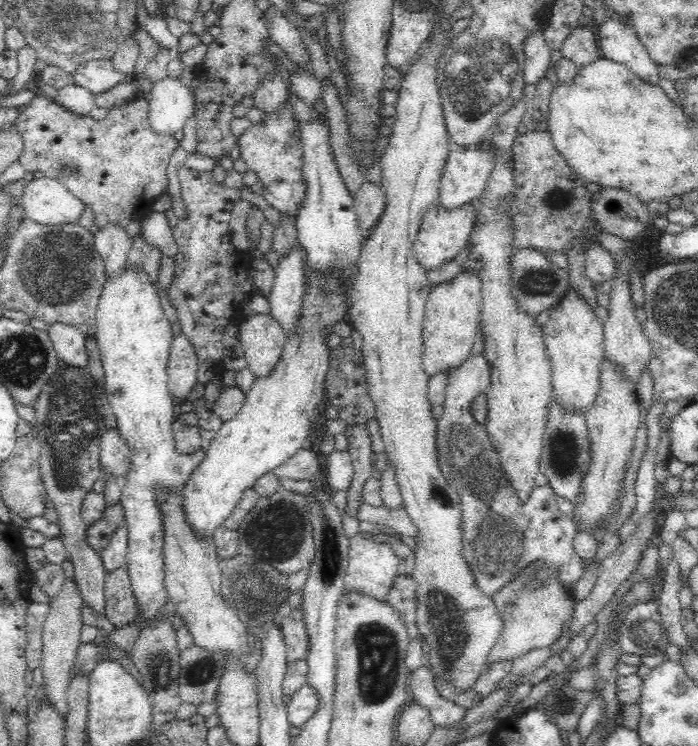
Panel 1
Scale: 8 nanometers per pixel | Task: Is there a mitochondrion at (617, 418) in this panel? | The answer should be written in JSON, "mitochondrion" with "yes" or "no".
{"mitochondrion":"no"}

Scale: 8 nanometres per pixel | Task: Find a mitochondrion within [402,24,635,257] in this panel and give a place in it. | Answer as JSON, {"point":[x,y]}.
{"point":[480,76]}

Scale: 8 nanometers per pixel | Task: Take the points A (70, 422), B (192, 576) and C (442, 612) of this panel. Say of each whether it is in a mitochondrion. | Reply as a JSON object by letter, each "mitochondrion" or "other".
{"A":"mitochondrion","B":"other","C":"mitochondrion"}

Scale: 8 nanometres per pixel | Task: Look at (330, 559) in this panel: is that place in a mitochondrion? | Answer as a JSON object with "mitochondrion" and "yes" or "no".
{"mitochondrion":"yes"}

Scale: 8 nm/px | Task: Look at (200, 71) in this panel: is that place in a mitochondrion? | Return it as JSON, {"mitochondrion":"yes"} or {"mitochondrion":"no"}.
{"mitochondrion":"no"}

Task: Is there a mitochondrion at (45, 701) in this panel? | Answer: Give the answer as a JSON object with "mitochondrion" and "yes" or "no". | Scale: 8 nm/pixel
{"mitochondrion":"no"}

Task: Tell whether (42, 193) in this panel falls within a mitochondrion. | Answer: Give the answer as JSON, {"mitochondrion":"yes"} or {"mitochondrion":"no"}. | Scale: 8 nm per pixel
{"mitochondrion":"no"}

